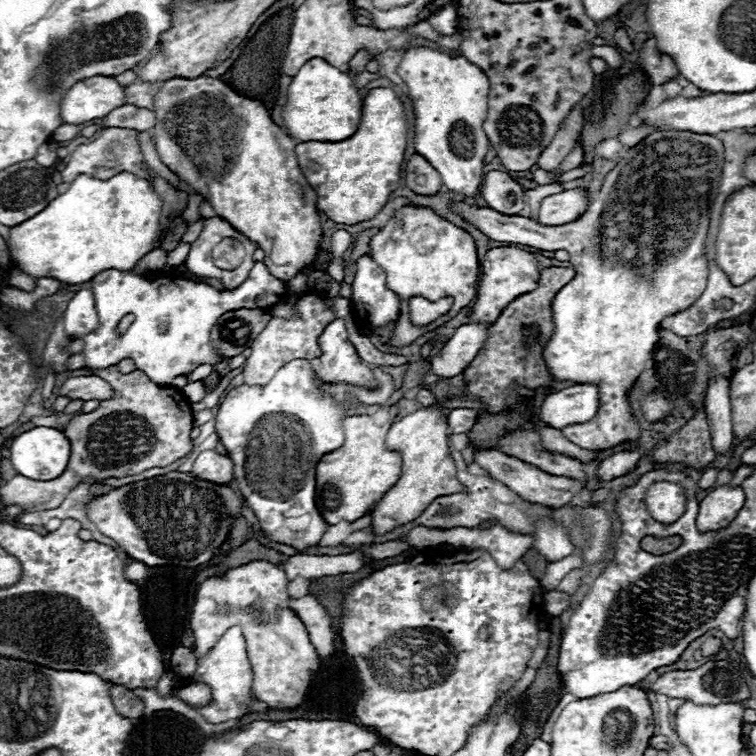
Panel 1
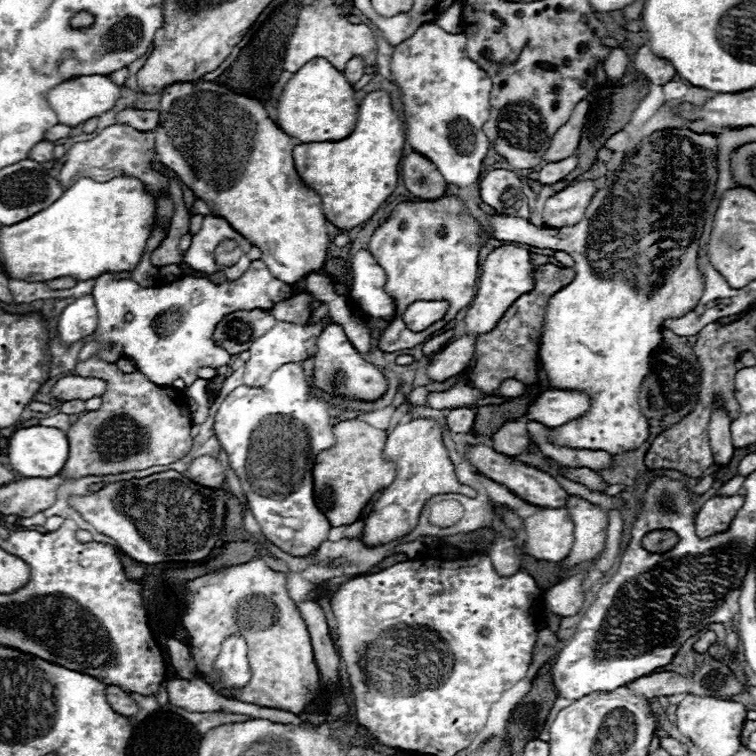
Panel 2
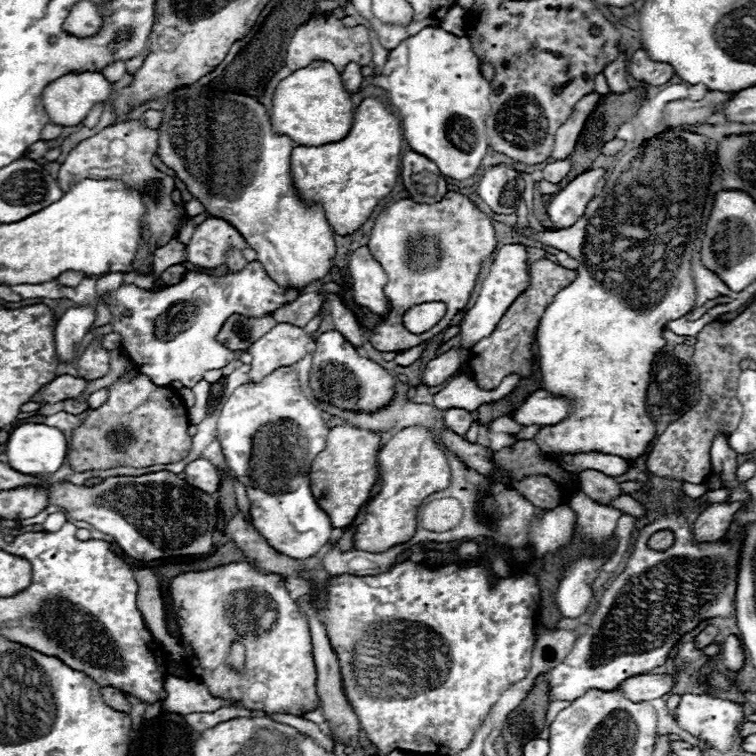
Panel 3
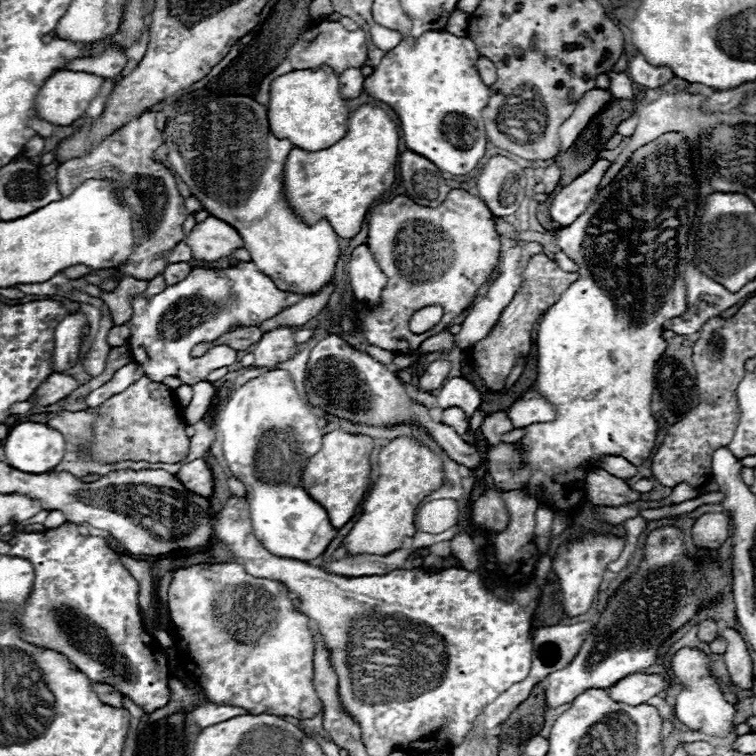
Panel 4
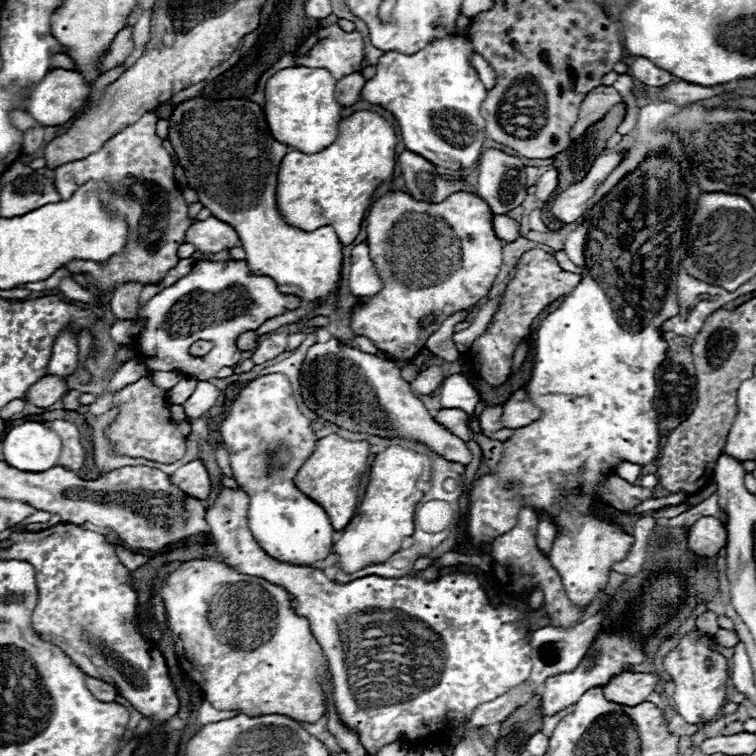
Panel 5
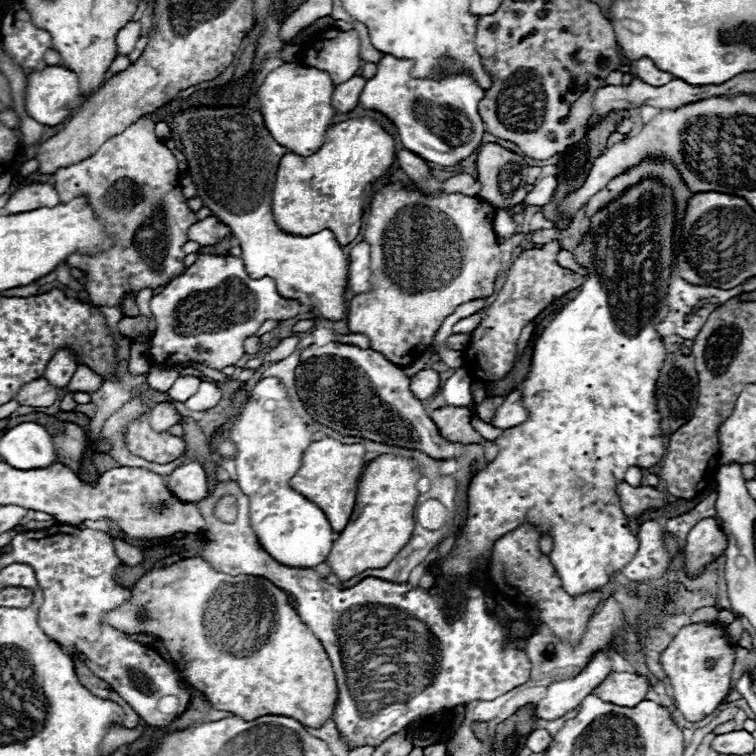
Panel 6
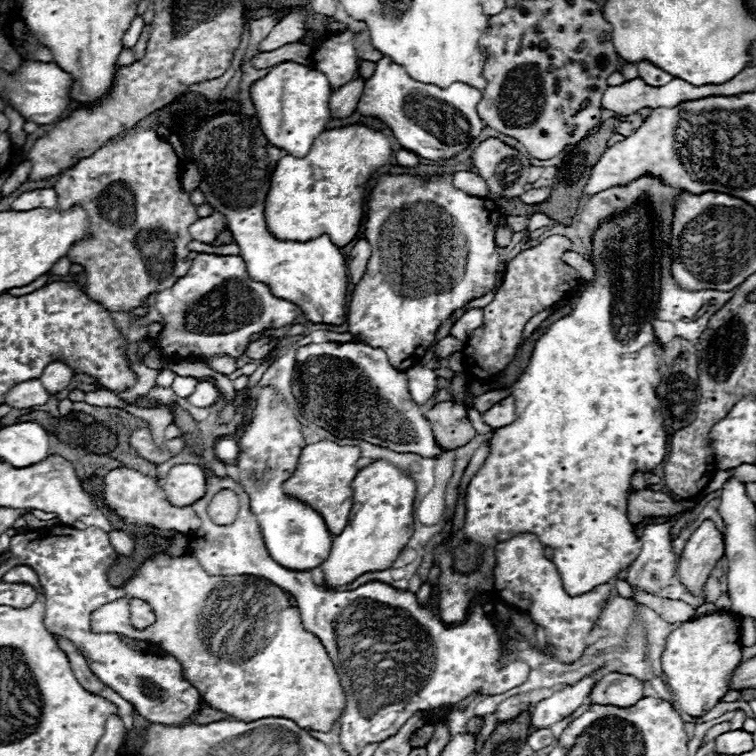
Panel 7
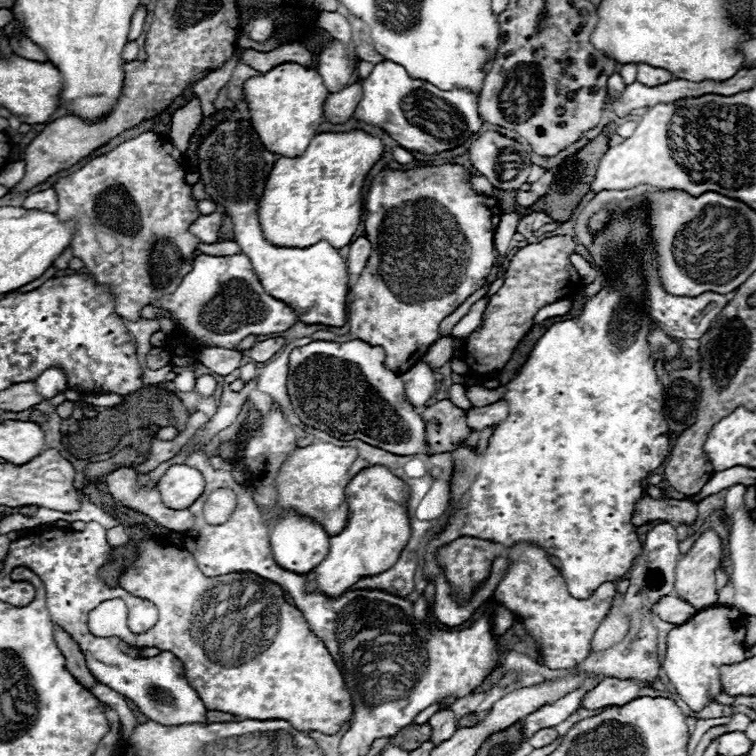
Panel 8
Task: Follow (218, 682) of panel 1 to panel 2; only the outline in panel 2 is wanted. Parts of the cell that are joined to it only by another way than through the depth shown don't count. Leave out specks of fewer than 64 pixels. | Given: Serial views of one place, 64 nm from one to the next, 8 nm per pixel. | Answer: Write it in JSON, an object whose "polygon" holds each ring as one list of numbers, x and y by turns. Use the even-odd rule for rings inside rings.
{"polygon":[[230,636,220,650,218,660,214,662,214,670,218,670,224,678,224,684,230,686,242,686,250,680,250,668,246,658,246,642,242,636]]}

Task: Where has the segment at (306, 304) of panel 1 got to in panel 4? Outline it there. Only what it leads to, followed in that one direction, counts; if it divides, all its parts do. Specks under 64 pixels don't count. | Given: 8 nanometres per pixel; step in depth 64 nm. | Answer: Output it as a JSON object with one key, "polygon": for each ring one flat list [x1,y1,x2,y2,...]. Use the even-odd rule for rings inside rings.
{"polygon":[[280,326,276,330,266,332,260,342,252,346,252,354,256,358,256,368,272,368,296,354,296,344,292,340,292,334,296,330,290,326]]}

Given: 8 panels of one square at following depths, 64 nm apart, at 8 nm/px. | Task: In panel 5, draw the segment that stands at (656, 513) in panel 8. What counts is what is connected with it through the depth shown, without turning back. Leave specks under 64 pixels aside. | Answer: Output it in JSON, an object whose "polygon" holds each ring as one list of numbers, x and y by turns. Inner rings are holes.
{"polygon":[[612,476,598,494,604,502,608,502,610,506,614,506,620,512,630,512,640,502,654,498,650,488,632,486,632,484,628,484,626,480,622,480,618,476]]}

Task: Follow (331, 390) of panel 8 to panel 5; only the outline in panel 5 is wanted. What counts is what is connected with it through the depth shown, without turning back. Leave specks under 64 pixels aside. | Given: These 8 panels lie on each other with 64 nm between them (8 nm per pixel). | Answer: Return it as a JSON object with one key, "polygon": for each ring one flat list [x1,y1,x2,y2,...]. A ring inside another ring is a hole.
{"polygon":[[332,338,326,344,314,344,308,348,300,370,300,386,306,406,344,430,382,438,398,436,412,442,422,442,434,454,450,462,472,462,472,452,466,442,450,434,430,416,424,402,412,394,410,384,402,378,402,370,390,360,376,354,364,354,362,350]]}

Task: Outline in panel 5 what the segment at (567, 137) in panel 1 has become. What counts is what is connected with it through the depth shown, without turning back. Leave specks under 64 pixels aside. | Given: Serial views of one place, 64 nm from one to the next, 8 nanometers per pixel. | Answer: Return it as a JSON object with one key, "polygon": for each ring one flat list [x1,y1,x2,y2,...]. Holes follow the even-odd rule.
{"polygon":[[614,86,594,88,594,92,590,92,590,96,586,96,582,102,582,116,578,116,578,124,570,132,572,138,578,138,582,132,586,132,586,128,602,120,606,112,616,104,622,104,622,96]]}

